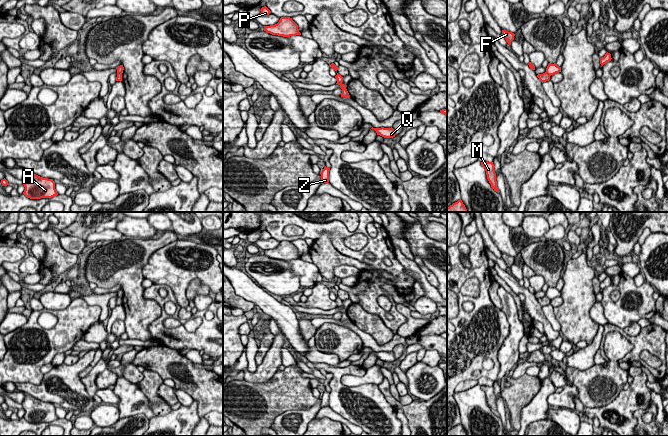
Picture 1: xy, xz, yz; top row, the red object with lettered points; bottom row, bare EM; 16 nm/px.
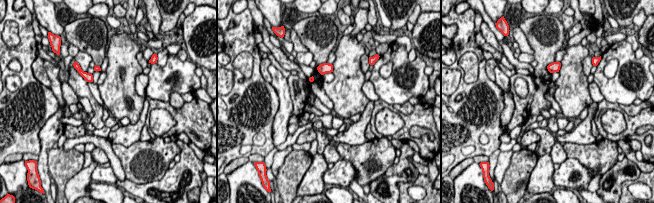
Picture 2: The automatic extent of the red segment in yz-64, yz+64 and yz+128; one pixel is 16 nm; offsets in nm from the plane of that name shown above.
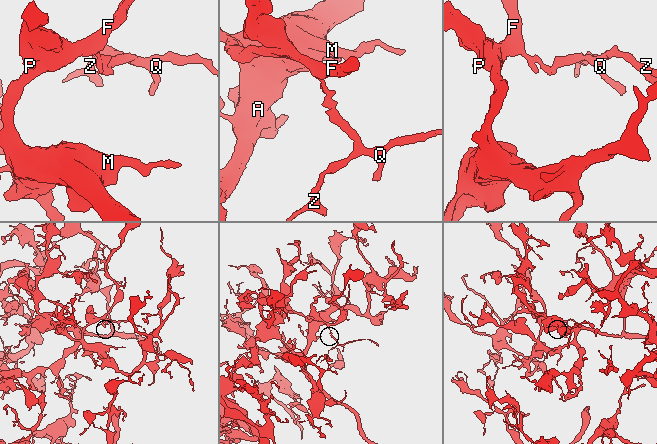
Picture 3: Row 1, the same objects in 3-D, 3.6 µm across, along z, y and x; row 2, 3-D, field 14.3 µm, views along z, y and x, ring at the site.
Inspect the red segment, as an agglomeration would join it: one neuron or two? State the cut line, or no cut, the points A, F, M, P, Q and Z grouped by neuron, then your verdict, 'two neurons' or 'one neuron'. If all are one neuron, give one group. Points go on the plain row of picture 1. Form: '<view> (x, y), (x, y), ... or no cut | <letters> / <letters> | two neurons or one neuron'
yz (546, 295), (550, 299) | A F M P / Q Z | two neurons

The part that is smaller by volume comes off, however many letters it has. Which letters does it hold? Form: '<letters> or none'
Q, Z

